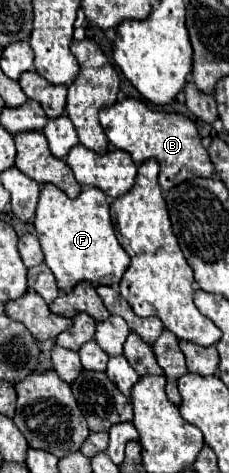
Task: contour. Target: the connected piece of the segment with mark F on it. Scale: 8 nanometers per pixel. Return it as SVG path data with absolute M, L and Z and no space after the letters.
M41 186L33 224L43 246L45 264L55 274L57 284L63 292L71 292L79 282L89 282L93 286L119 284L121 276L129 268L129 256L119 246L109 216L109 202L101 190L83 188L81 196L71 200L57 186Z

